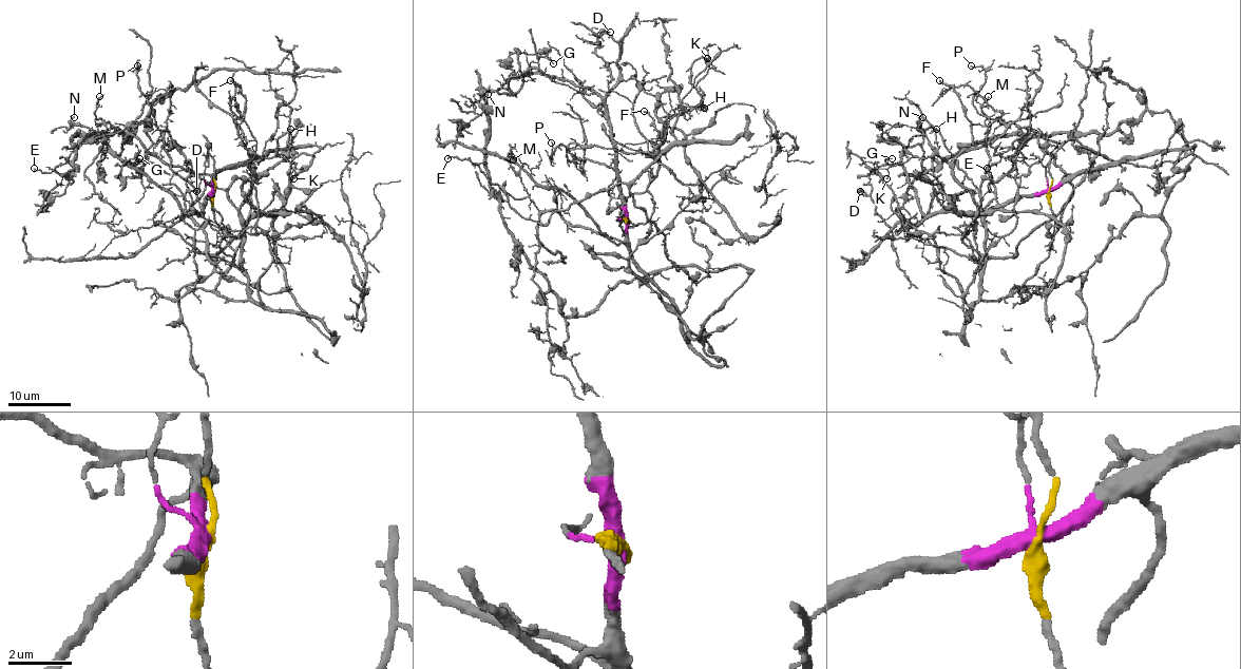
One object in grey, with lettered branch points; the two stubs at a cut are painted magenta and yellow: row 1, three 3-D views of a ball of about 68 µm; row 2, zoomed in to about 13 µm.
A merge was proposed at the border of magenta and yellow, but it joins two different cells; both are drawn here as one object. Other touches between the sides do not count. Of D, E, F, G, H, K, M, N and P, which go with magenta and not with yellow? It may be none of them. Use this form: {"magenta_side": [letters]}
{"magenta_side": ["D", "E", "G", "M", "N", "P"]}

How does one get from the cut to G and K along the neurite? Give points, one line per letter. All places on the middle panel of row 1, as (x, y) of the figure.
G: (627, 220), (609, 109), (600, 98), (585, 87), (545, 76), (539, 72), (538, 59), (548, 57), (554, 63)
K: (627, 220), (648, 220), (629, 189), (662, 153), (654, 153), (666, 120), (701, 99), (707, 57)

